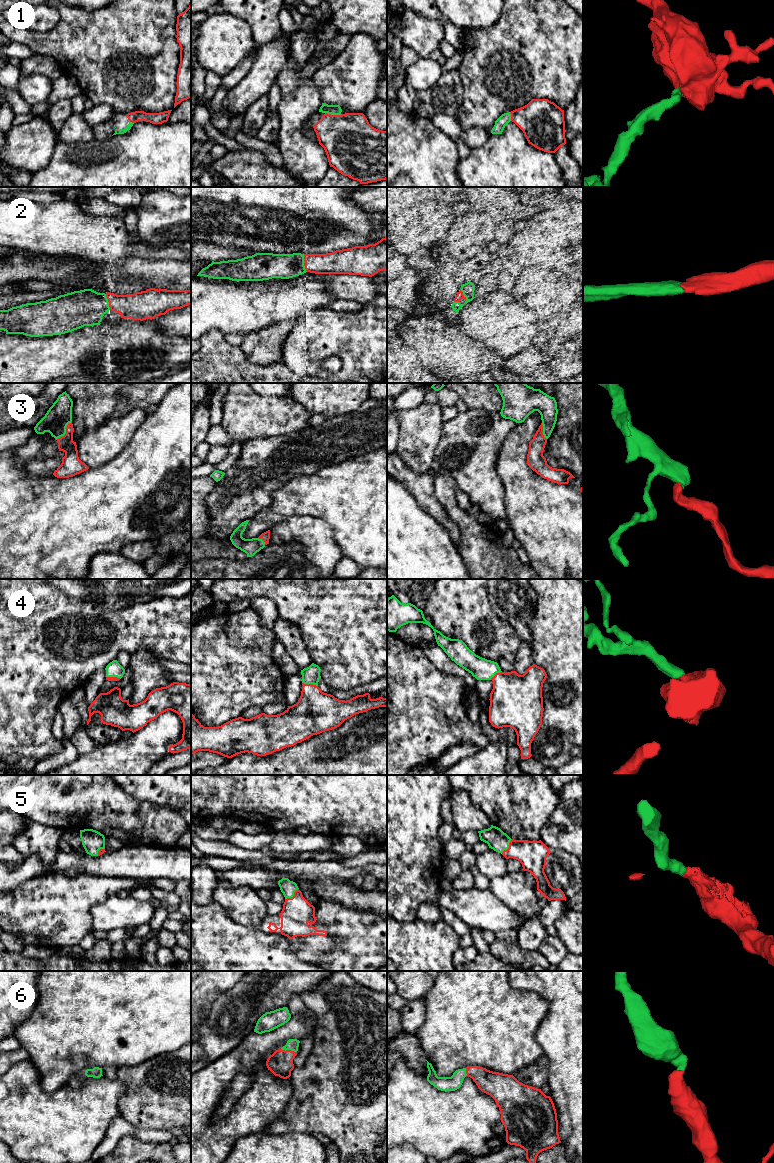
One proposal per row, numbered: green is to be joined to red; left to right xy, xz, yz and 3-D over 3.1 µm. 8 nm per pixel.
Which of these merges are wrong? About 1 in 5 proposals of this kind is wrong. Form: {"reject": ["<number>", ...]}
{"reject": []}

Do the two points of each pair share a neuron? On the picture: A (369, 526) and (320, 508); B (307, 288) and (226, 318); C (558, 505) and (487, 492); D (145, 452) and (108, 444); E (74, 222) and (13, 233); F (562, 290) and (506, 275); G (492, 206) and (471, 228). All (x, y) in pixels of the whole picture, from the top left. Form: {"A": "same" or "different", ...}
{"A": "same", "B": "same", "C": "different", "D": "different", "E": "same", "F": "different", "G": "different"}

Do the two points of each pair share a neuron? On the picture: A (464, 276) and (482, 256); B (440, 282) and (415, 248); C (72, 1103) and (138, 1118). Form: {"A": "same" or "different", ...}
{"A": "same", "B": "different", "C": "different"}

